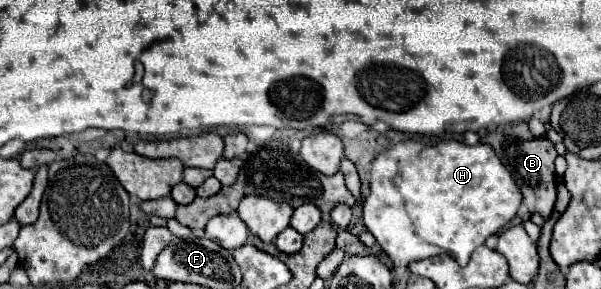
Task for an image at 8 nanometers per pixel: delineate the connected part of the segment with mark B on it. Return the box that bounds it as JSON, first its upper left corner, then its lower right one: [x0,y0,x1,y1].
[480,127,558,219]

